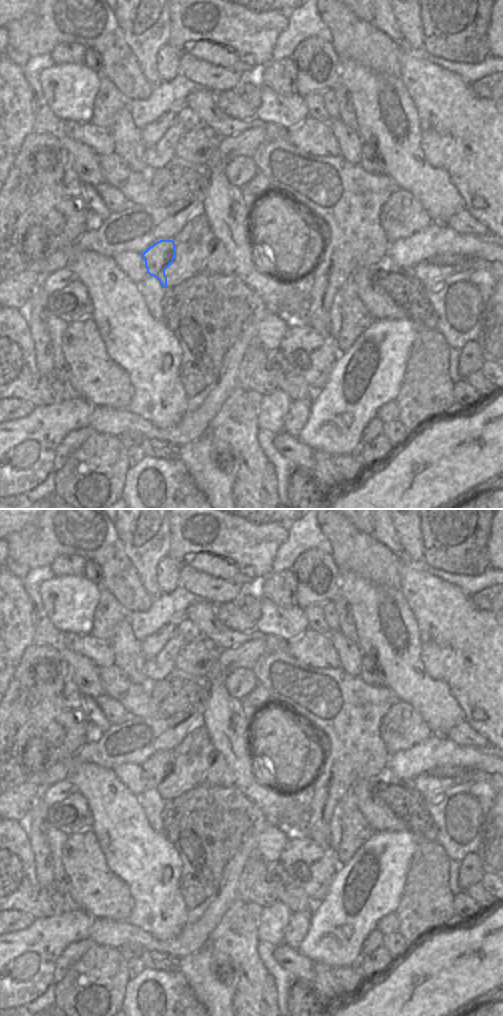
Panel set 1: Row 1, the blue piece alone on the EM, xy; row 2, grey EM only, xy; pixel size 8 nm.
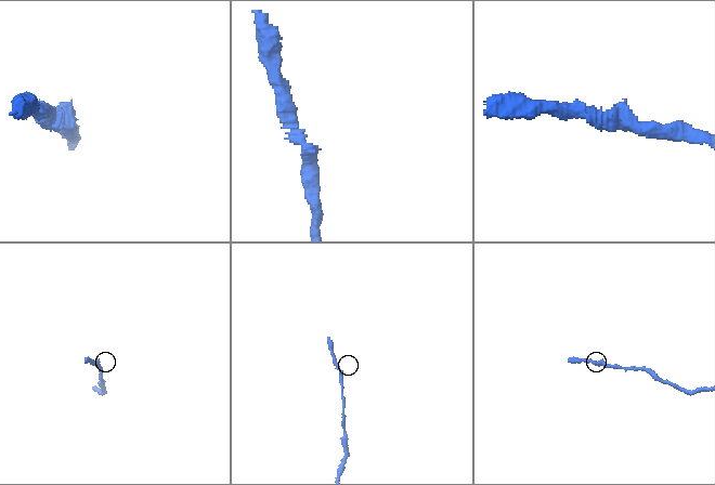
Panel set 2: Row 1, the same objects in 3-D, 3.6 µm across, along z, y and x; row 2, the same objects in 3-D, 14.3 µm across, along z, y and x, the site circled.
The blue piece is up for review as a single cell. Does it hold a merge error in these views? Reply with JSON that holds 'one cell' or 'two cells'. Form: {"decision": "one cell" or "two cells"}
{"decision": "one cell"}

